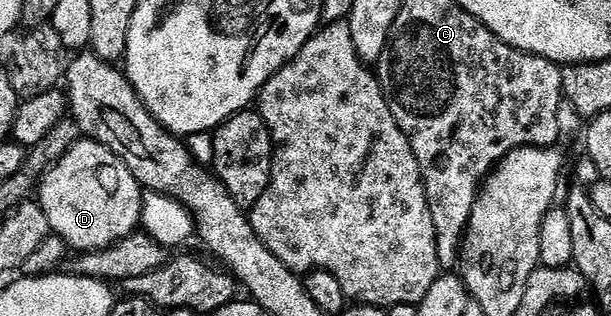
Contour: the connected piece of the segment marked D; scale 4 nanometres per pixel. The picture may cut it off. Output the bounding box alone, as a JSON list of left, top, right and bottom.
[39,139,143,253]

